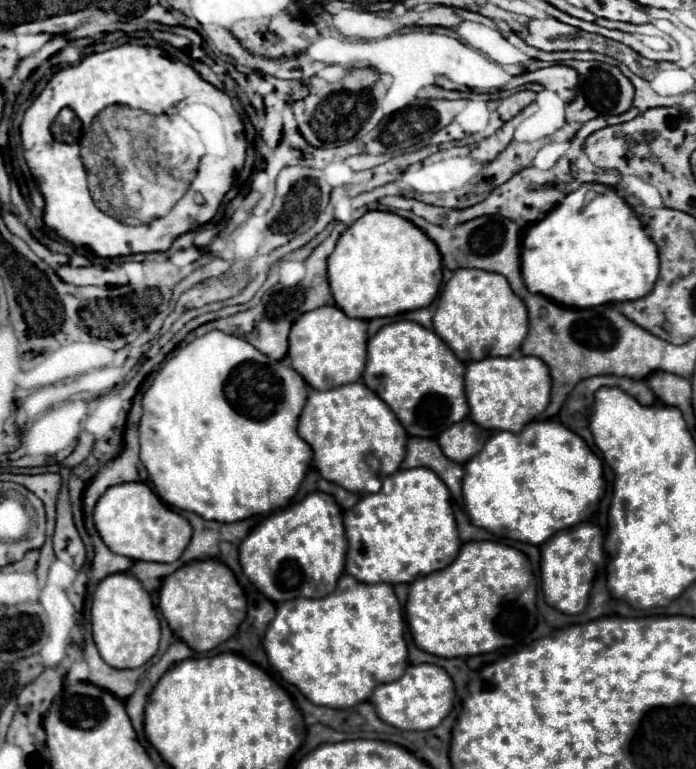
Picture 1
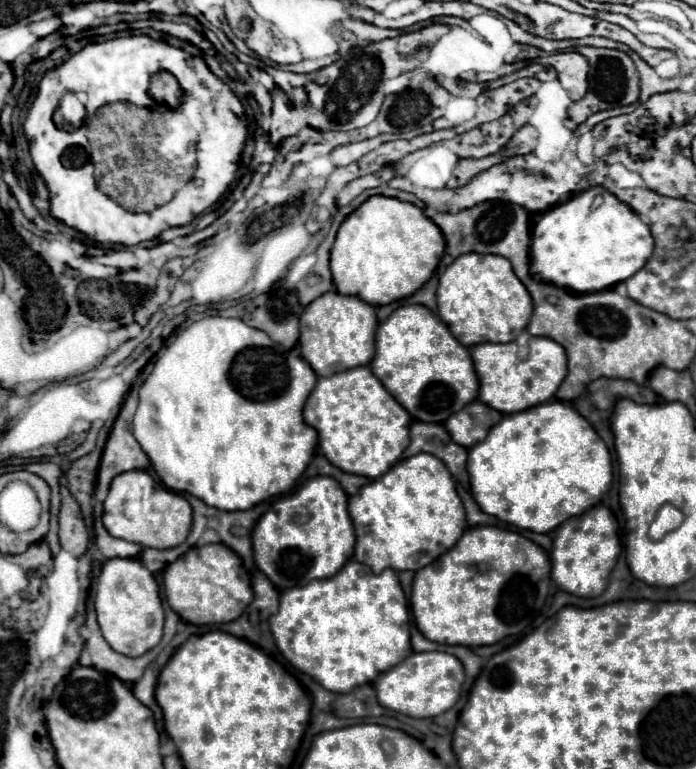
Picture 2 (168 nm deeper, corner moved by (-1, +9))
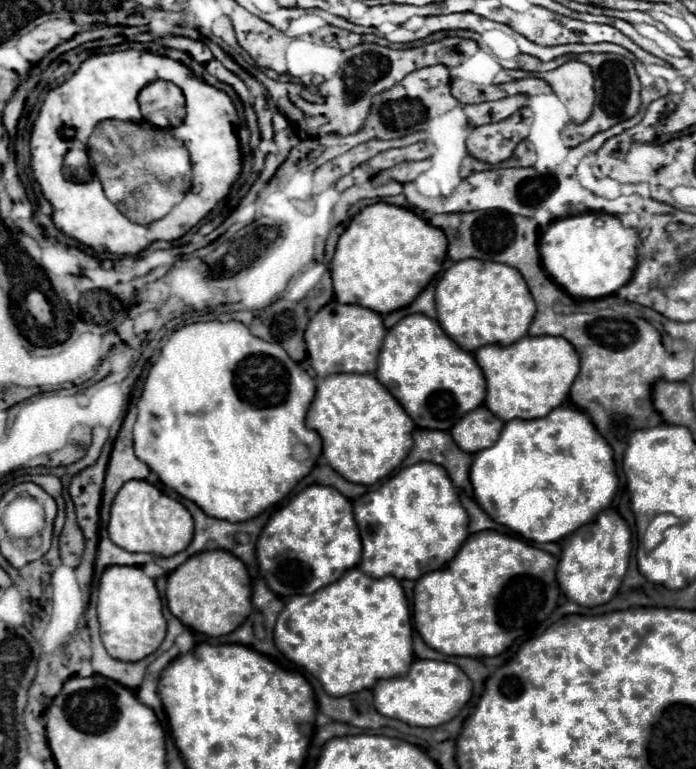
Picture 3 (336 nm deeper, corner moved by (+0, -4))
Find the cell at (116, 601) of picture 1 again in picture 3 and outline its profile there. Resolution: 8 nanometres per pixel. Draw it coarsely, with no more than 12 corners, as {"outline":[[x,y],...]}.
{"outline":[[113,565],[99,582],[101,640],[143,660],[165,638],[155,582]]}

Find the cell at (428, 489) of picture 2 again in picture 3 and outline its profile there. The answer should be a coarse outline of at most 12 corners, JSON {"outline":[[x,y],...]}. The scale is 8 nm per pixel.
{"outline":[[443,468],[353,502],[367,576],[419,580],[469,536]]}

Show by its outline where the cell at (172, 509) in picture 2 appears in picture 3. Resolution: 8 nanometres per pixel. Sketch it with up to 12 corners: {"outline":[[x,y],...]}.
{"outline":[[145,480],[111,504],[109,538],[127,552],[173,556],[193,518]]}

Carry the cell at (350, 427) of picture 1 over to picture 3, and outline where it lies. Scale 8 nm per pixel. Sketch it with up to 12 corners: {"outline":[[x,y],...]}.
{"outline":[[373,374],[319,380],[307,428],[345,480],[401,466],[413,420]]}

